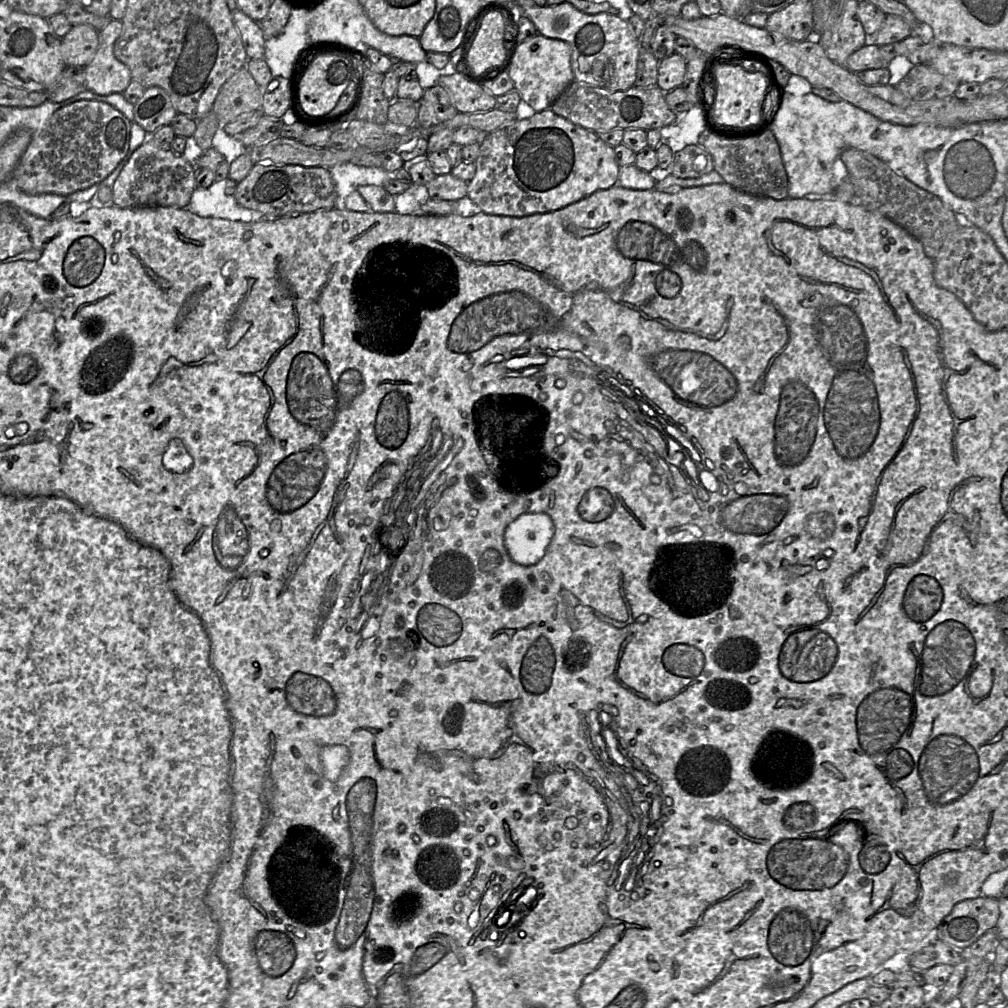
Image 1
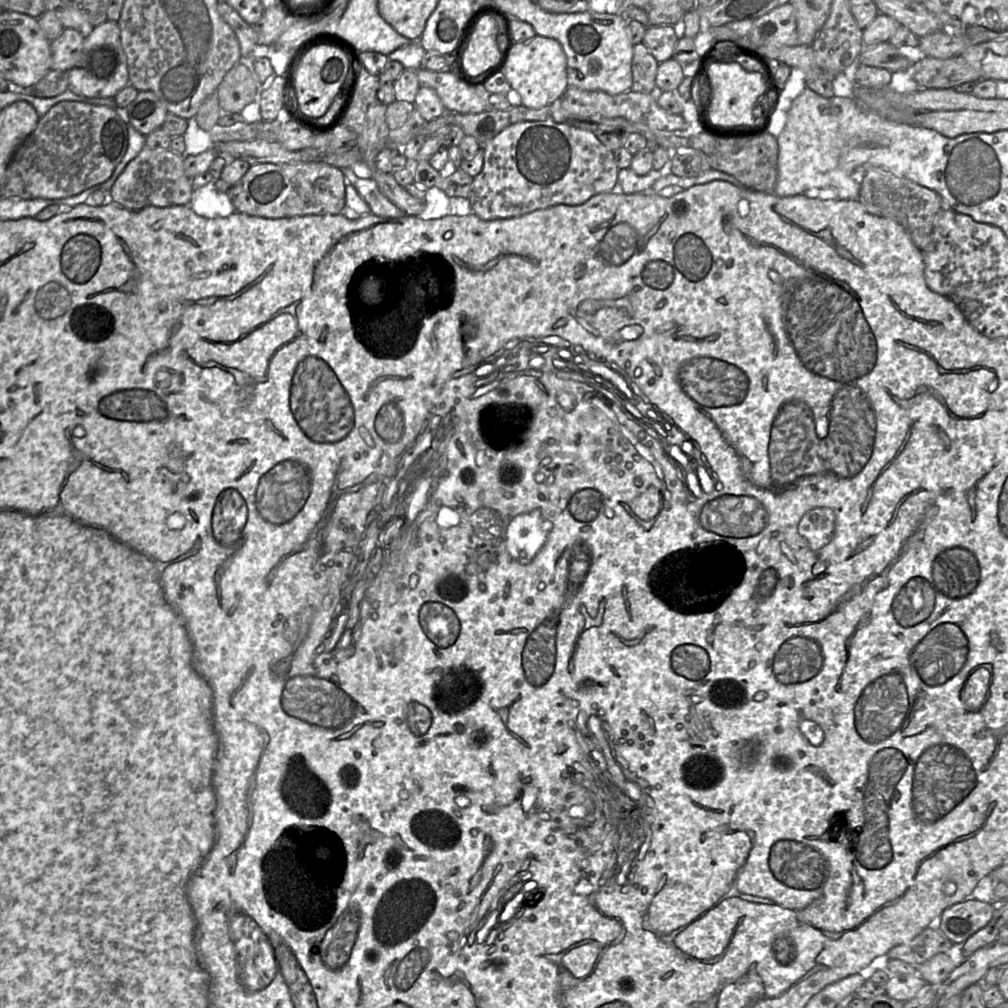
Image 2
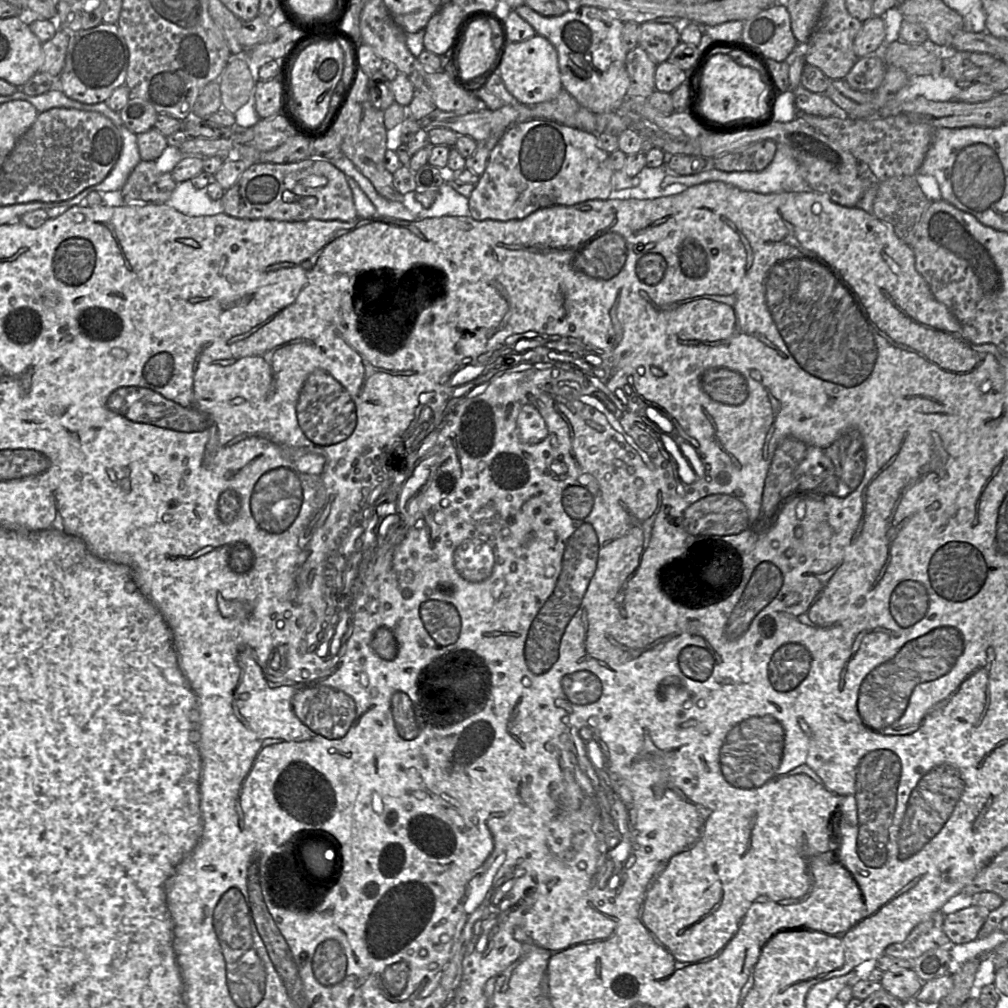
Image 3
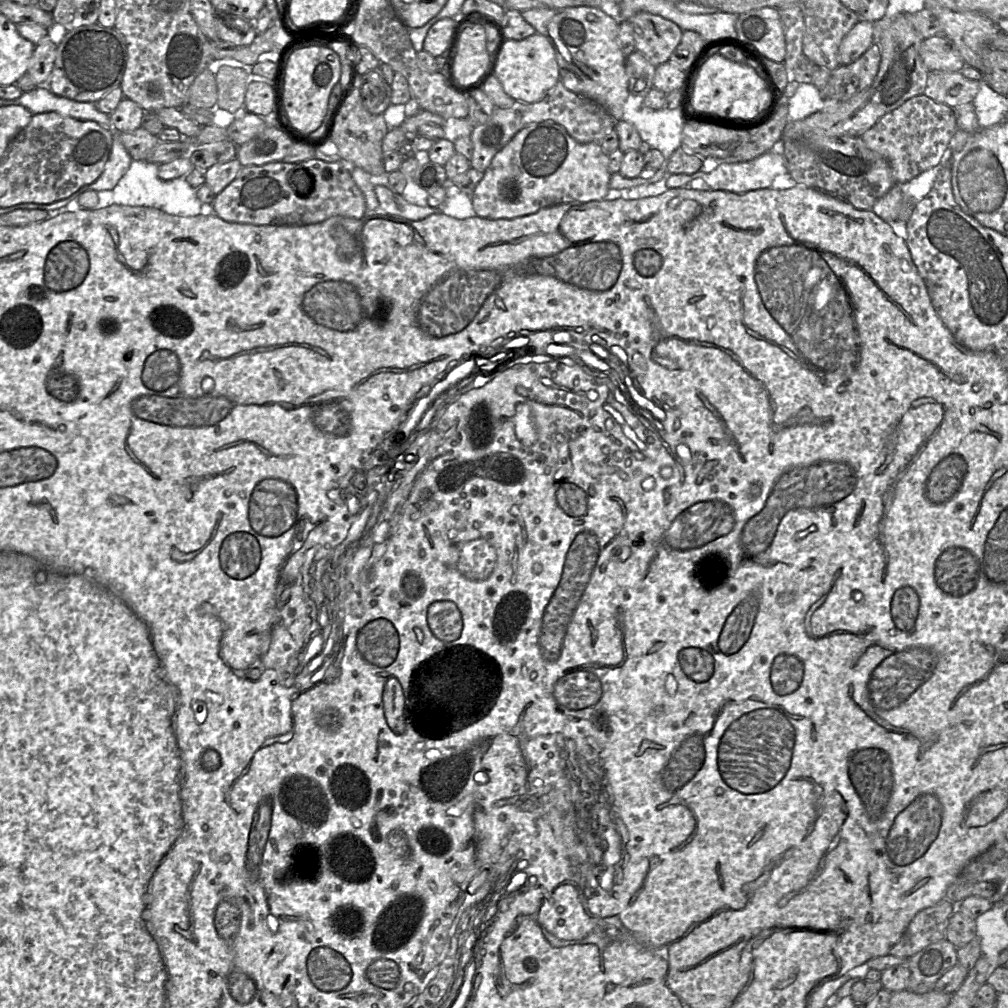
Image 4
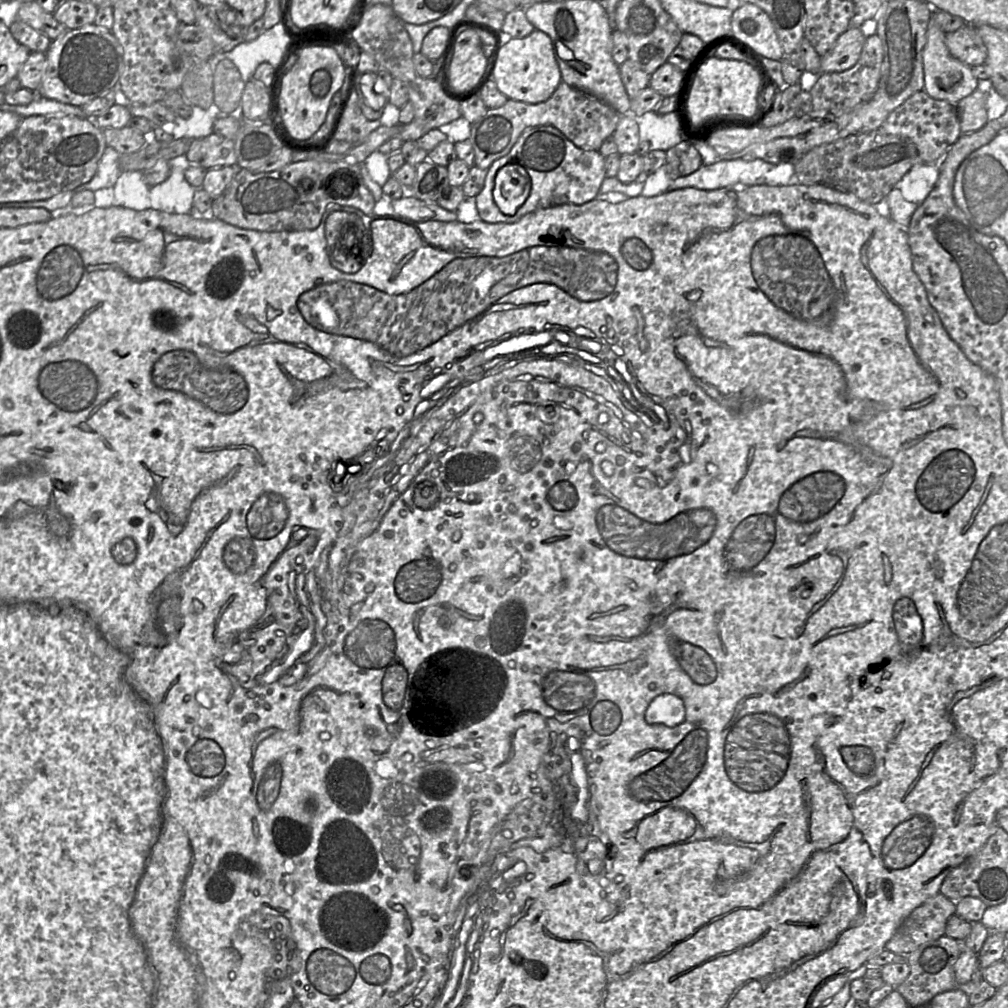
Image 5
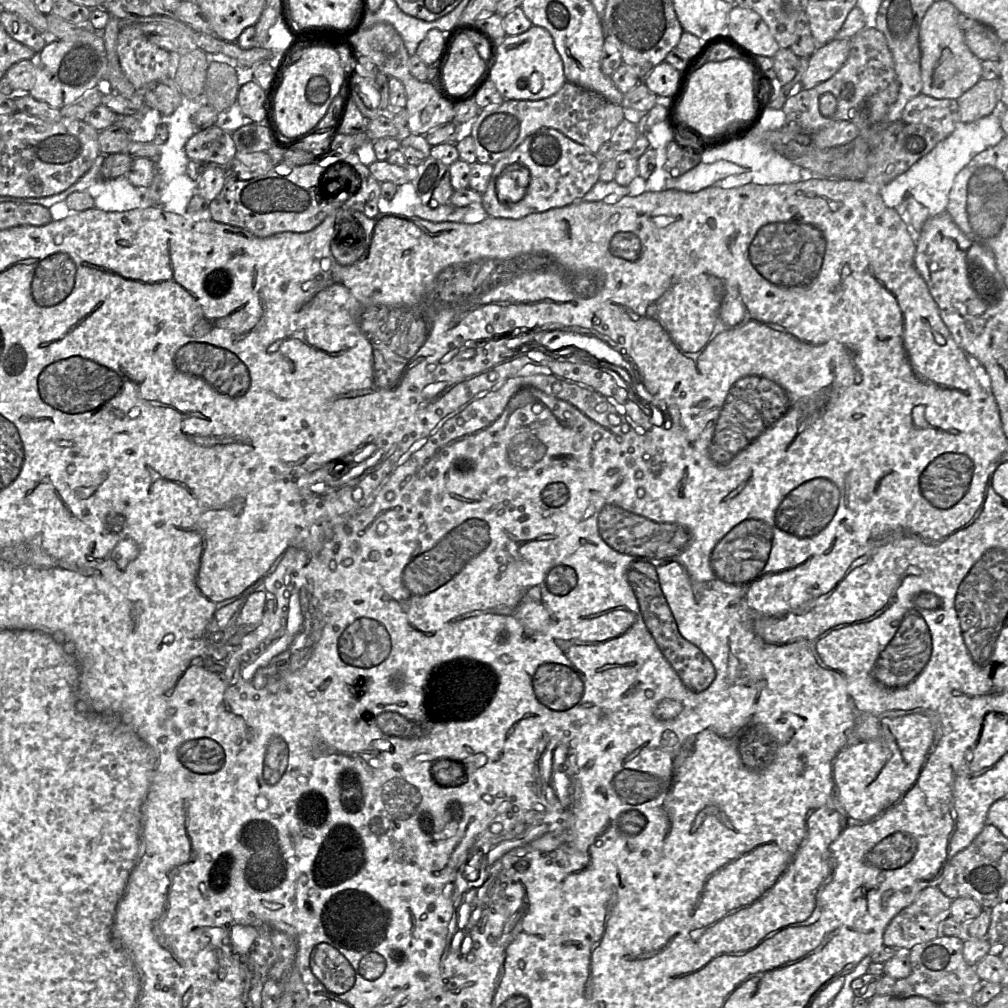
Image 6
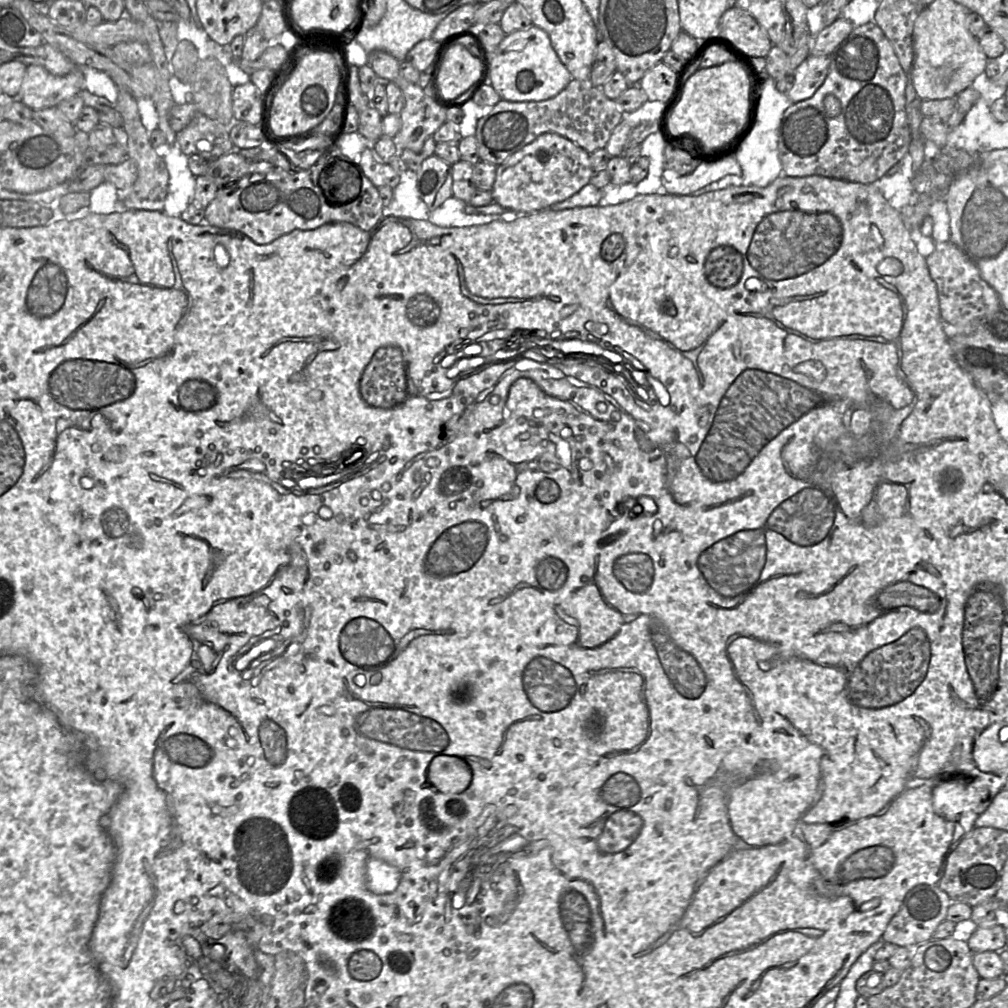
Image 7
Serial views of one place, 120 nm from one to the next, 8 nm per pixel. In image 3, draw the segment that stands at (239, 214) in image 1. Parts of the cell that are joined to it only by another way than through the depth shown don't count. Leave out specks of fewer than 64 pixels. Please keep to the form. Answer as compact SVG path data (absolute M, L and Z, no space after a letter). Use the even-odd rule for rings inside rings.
M190 180L178 183L166 204L184 215L193 217L212 216L224 212L221 200L210 198L206 188L197 189Z

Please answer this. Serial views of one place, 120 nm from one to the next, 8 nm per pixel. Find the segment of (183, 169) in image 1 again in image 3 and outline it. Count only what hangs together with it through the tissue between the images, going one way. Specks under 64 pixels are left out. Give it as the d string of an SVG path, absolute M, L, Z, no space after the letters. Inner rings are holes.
M141 160L121 189L124 203L164 204L178 183L169 173L160 173L154 161Z

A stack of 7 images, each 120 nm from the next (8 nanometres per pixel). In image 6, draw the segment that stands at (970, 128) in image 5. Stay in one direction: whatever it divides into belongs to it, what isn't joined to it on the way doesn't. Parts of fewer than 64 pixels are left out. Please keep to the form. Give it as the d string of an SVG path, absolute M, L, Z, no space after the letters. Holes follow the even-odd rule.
M980 79L957 99L958 122L971 123L988 116L1001 100L1001 80Z

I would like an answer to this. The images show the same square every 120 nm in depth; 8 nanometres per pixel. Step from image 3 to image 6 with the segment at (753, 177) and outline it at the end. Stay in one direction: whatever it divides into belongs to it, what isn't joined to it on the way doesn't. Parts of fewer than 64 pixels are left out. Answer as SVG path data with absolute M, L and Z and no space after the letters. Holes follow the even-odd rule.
M720 159L714 163L700 162L688 172L666 179L666 189L697 192L714 185L717 181L731 175L739 175L748 171L743 166L731 161Z

